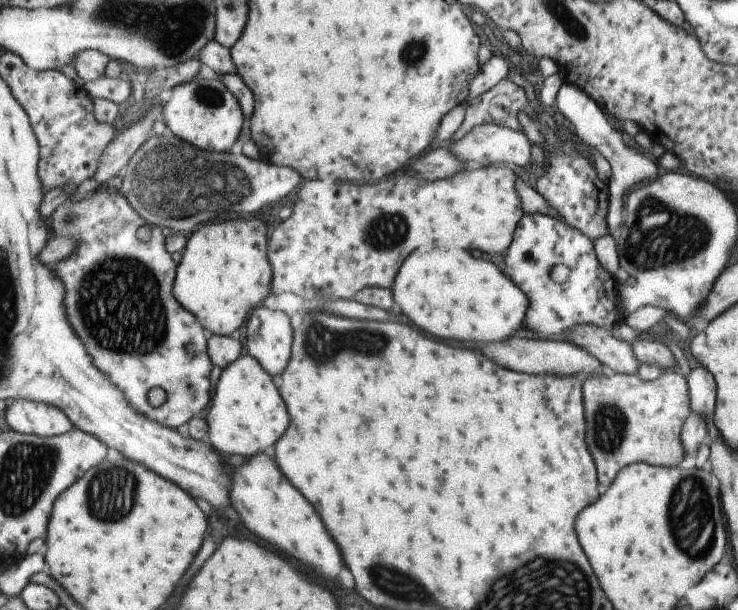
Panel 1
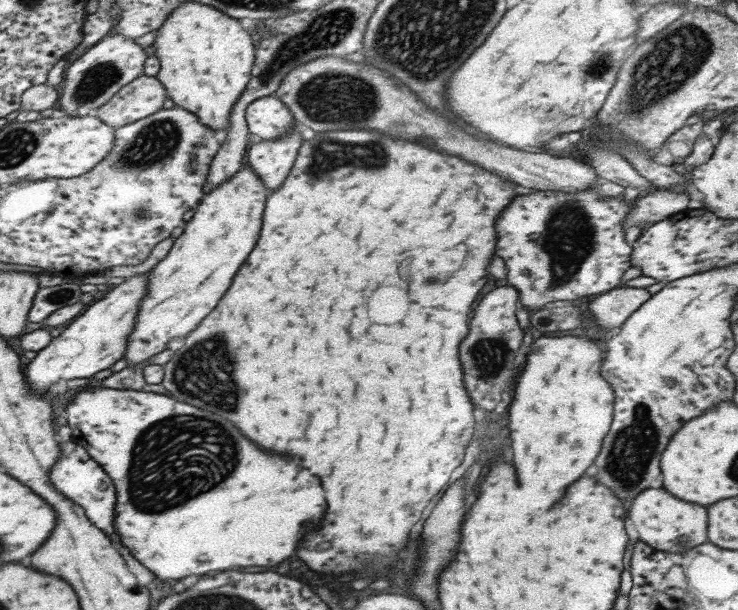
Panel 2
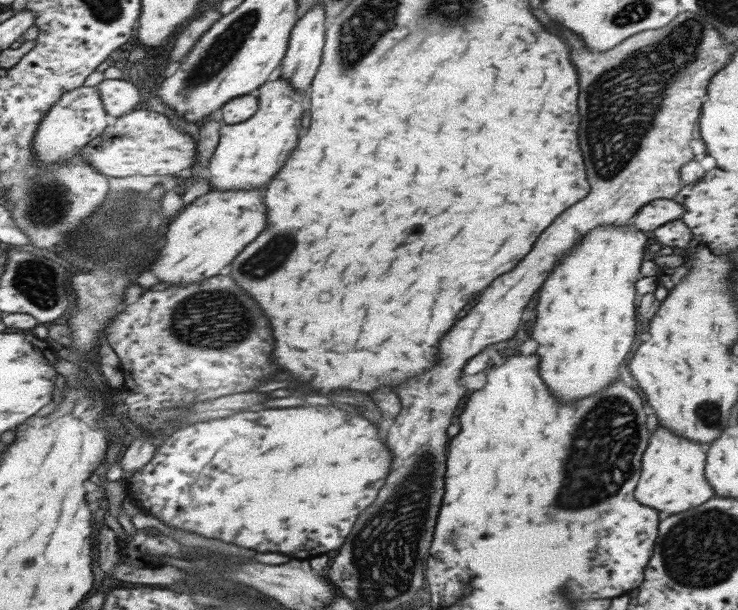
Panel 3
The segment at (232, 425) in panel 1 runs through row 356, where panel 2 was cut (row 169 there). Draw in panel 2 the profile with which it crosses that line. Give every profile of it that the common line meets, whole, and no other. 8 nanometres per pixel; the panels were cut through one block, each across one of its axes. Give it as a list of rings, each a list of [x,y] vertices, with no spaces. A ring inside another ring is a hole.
[[[243,166],[233,178],[213,188],[193,210],[181,236],[147,276],[147,294],[139,302],[137,322],[127,338],[127,352],[123,354],[123,360],[127,360],[129,366],[141,364],[153,354],[167,350],[167,344],[173,338],[185,338],[191,334],[205,314],[211,312],[229,288],[237,268],[255,246],[267,192],[269,190],[265,190],[261,178],[257,178],[249,166]]]

